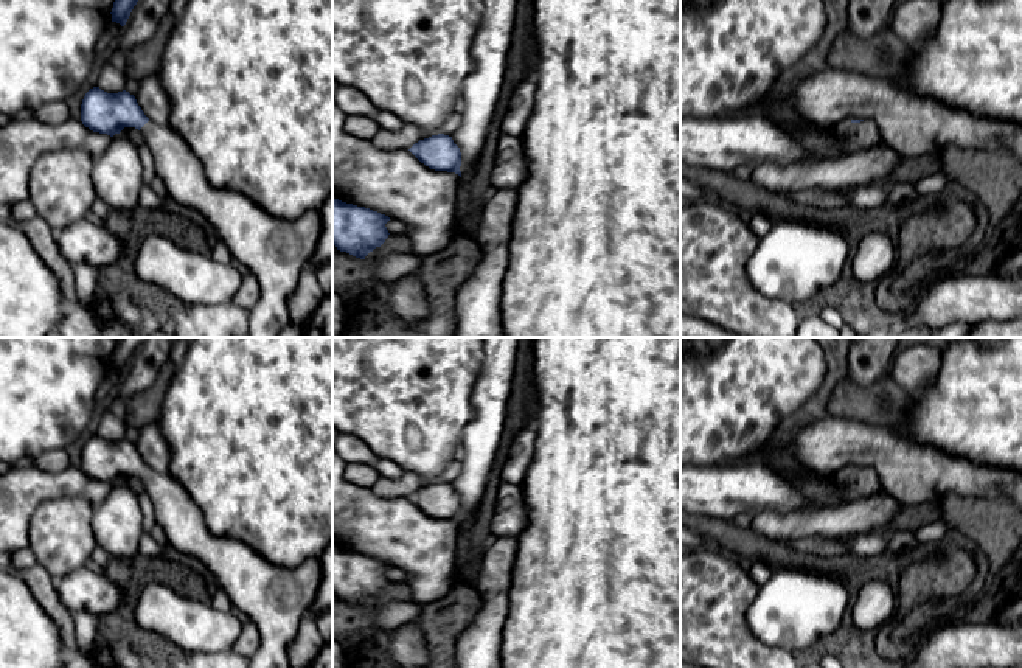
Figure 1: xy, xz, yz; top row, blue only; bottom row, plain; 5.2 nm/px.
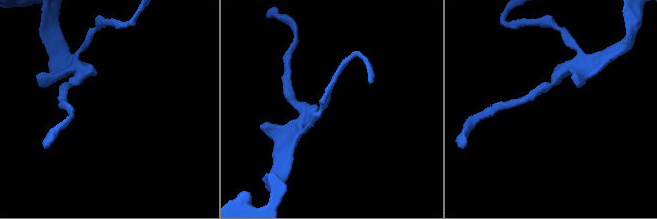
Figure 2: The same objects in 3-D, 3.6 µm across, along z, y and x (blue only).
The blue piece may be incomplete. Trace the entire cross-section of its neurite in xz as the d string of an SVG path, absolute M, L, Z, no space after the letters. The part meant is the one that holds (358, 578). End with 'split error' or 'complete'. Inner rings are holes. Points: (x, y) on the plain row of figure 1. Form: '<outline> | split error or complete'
M332 547L332 592L340 600L365 607L388 586L388 569L388 564L370 556Z | complete

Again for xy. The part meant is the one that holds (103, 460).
M90 437L81 452L81 469L110 485L124 475L138 477L172 556L194 564L217 583L235 611L256 625L261 645L249 659L249 668L290 668L287 649L318 590L318 558L294 569L278 567L238 539L214 538L185 488L169 472L151 469L126 438Z | split error

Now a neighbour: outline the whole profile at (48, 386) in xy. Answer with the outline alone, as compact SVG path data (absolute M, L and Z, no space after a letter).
M0 337L0 460L16 463L22 457L65 449L87 429L98 391L112 370L120 337Z

